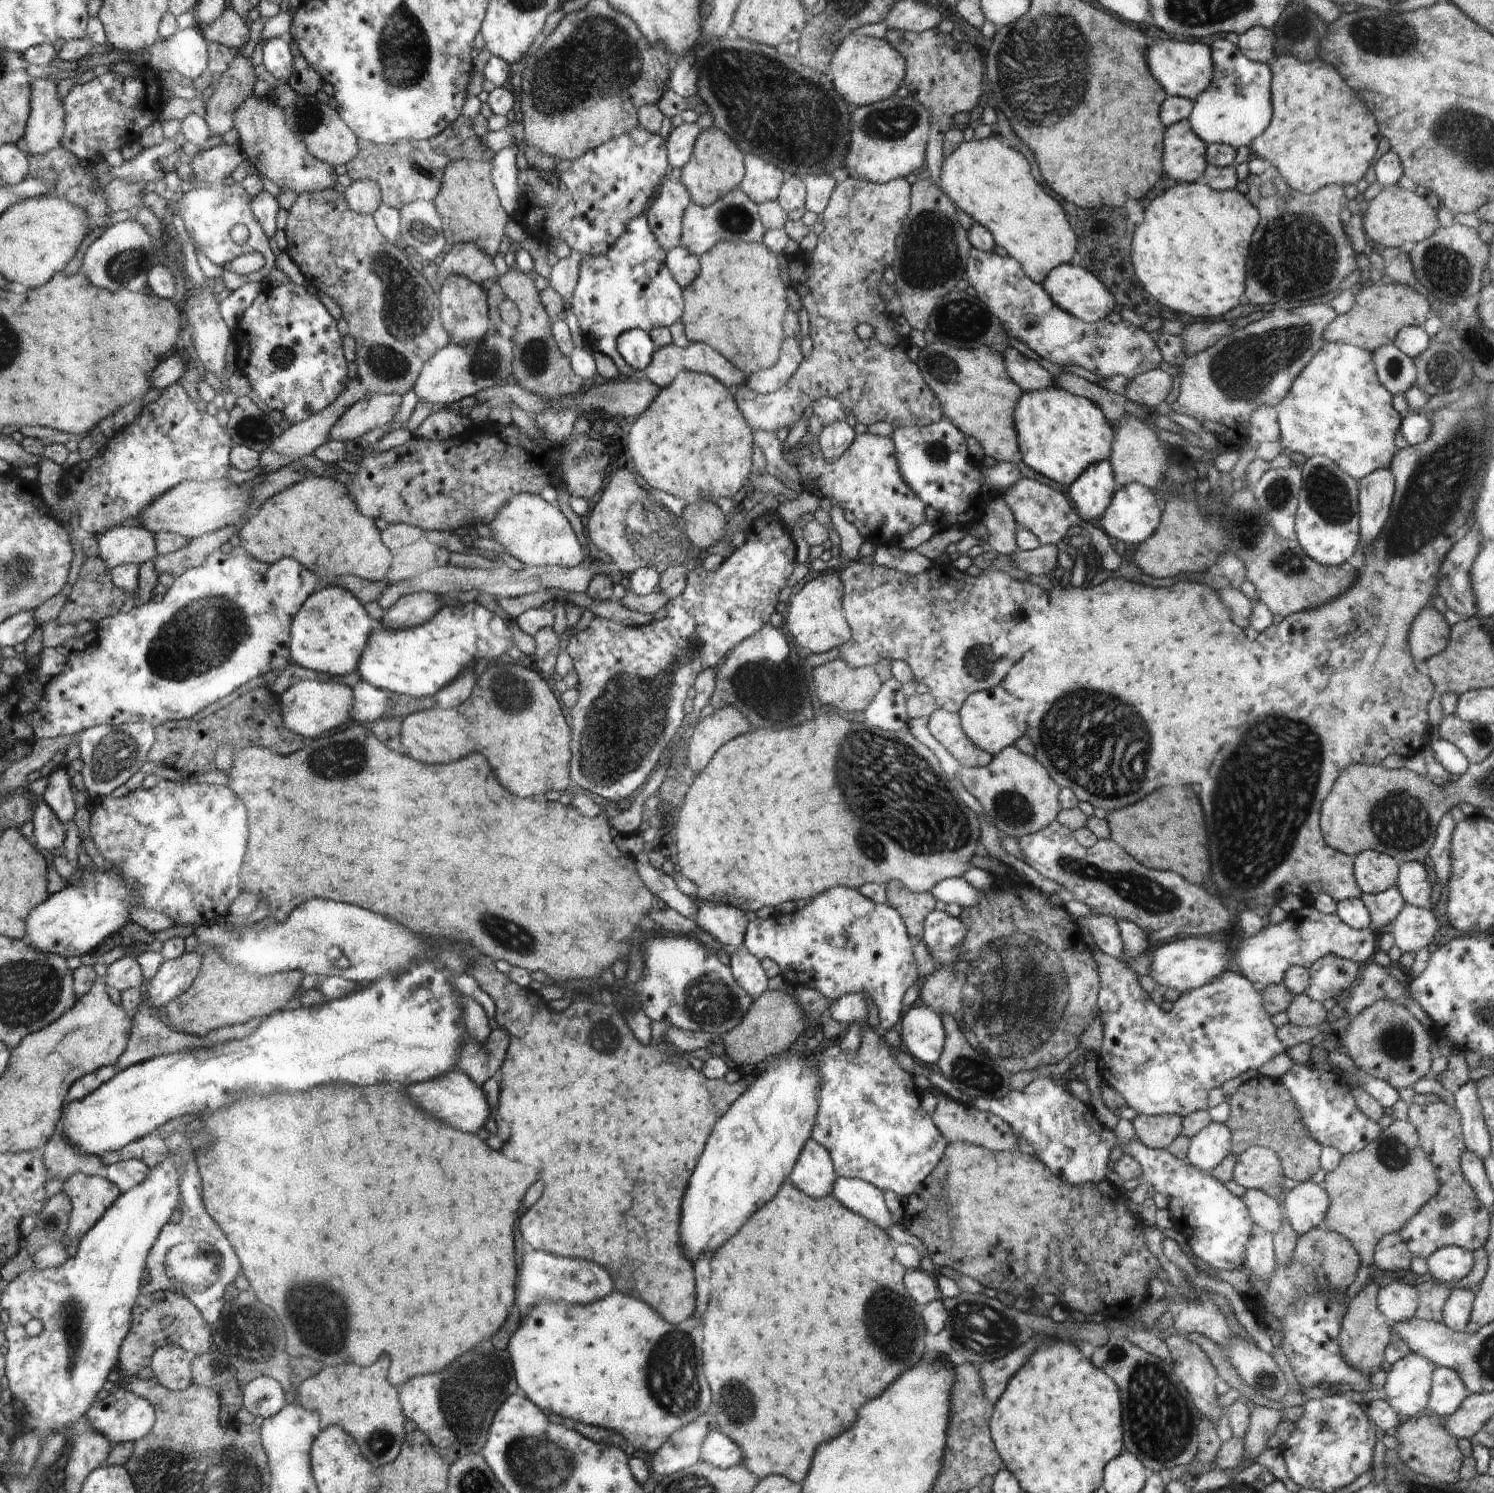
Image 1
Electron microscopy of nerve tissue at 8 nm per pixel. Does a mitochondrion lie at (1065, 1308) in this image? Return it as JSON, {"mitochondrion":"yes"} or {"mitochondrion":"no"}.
{"mitochondrion":"no"}

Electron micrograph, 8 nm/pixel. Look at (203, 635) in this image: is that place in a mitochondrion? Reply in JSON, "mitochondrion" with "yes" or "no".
{"mitochondrion":"yes"}

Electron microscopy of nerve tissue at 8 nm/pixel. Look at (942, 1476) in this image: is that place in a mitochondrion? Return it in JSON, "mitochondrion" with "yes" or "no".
{"mitochondrion":"no"}

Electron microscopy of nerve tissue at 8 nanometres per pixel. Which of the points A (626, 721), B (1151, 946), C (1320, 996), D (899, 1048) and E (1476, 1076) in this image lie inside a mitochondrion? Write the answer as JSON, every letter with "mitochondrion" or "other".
{"A":"mitochondrion","B":"other","C":"other","D":"other","E":"other"}

